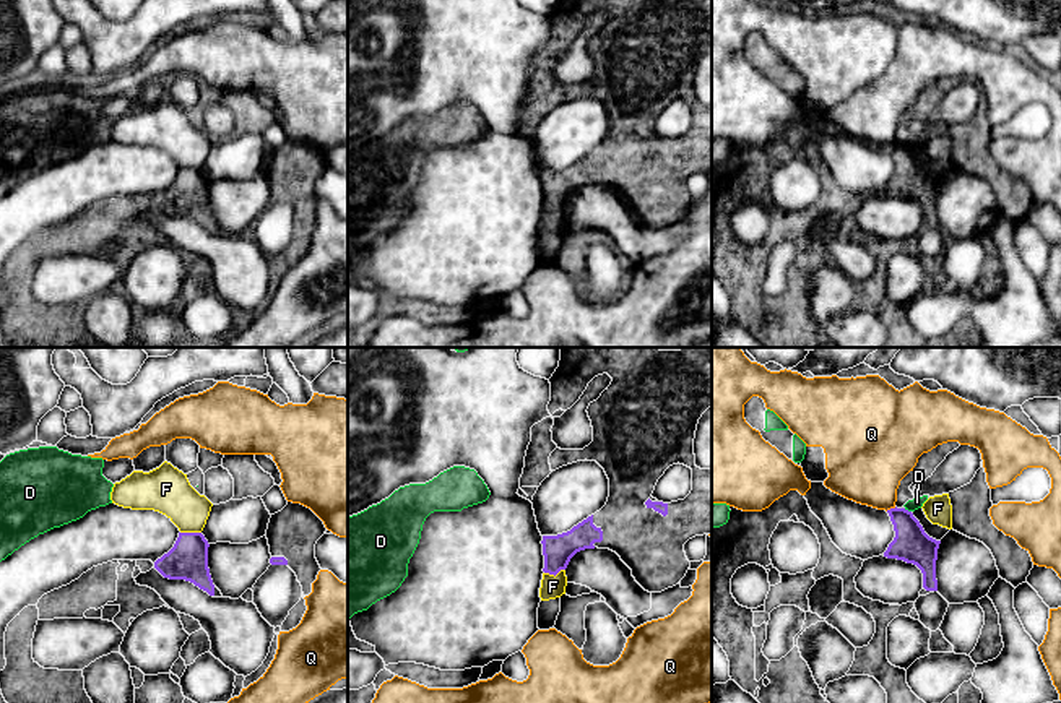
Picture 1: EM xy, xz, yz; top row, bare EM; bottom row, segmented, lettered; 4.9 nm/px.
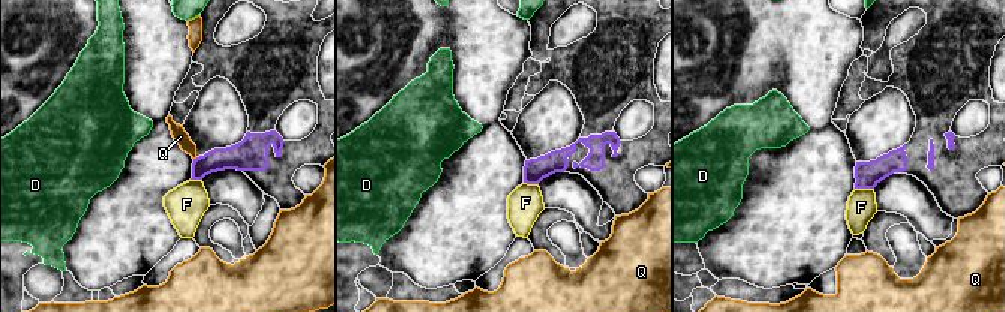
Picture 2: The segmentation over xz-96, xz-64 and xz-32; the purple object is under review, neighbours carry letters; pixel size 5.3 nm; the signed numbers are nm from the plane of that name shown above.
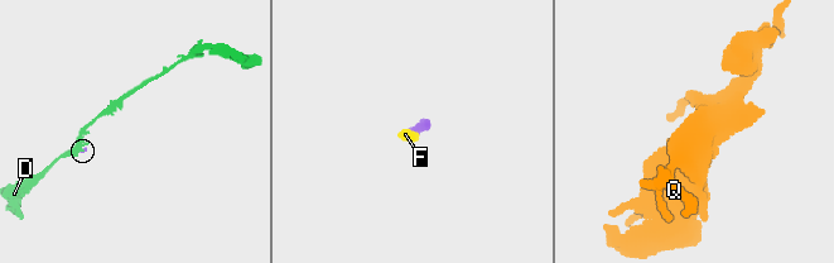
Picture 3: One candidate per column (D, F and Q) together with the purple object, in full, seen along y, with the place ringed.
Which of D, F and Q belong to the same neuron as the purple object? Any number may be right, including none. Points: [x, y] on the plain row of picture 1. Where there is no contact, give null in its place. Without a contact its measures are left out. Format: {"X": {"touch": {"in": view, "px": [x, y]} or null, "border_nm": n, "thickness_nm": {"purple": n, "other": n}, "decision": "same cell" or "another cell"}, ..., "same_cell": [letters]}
{"D": {"touch": {"in": "yz", "px": [907, 146]}, "border_nm": 40, "thickness_nm": {"purple": 180, "other": 60}, "decision": "another cell"}, "F": {"touch": {"in": "xy", "px": [190, 169]}, "border_nm": 100, "thickness_nm": {"purple": 190, "other": 240}, "decision": "another cell"}, "Q": {"touch": {"in": "yz", "px": [891, 145]}, "border_nm": 60, "thickness_nm": {"purple": 180, "other": 380}, "decision": "another cell"}, "same_cell": []}

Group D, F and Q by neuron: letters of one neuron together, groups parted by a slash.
D / F Q

